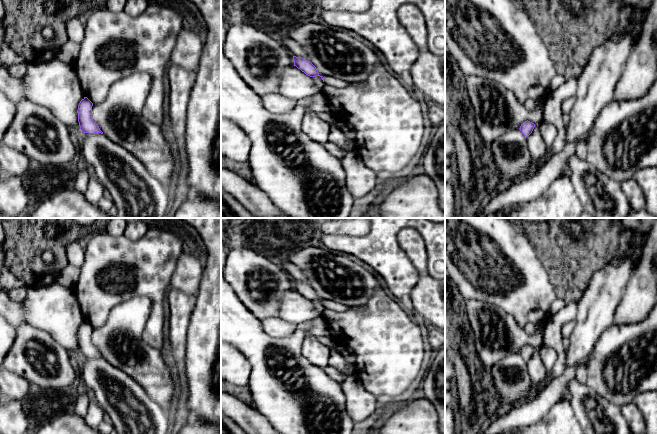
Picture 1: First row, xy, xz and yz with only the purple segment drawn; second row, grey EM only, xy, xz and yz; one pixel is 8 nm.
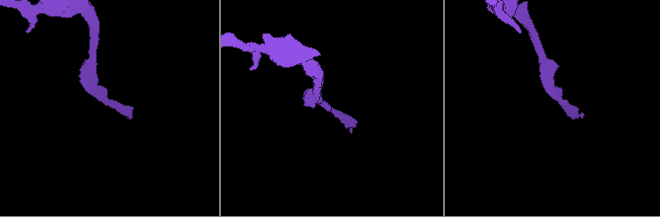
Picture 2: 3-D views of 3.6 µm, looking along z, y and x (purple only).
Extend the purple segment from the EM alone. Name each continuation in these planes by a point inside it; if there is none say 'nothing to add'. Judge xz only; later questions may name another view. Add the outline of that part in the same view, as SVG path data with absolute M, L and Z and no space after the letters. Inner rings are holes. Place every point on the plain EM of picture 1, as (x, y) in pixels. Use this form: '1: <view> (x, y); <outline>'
nothing to add

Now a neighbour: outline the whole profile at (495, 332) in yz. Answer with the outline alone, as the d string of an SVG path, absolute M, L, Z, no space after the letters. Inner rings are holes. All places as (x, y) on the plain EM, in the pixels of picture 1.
M477 299L465 300L465 304L474 345L484 365L491 368L506 355L520 353L527 344L534 348L543 345L542 327L535 327L534 333L528 335L514 317L501 307Z

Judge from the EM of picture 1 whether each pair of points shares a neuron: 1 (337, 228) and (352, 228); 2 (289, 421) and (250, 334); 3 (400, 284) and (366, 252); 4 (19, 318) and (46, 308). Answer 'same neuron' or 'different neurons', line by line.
1: same neuron
2: same neuron
3: same neuron
4: different neurons

